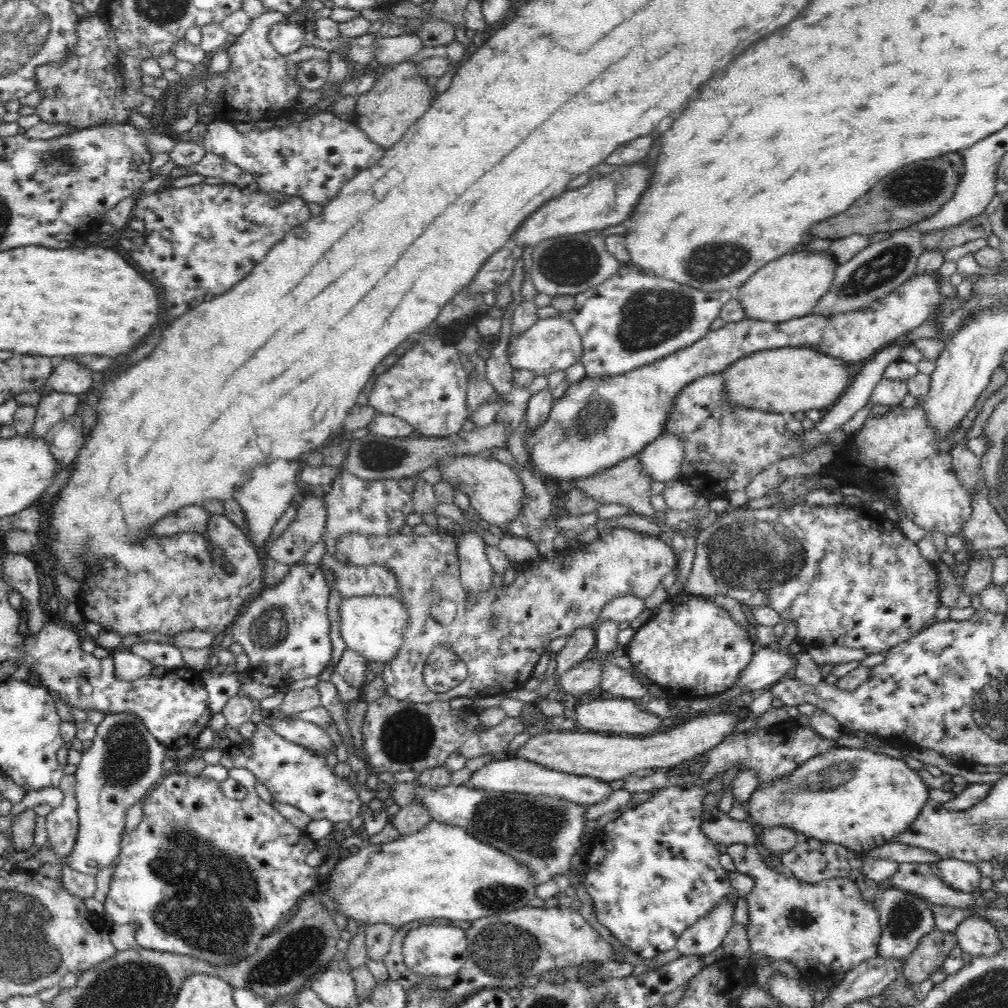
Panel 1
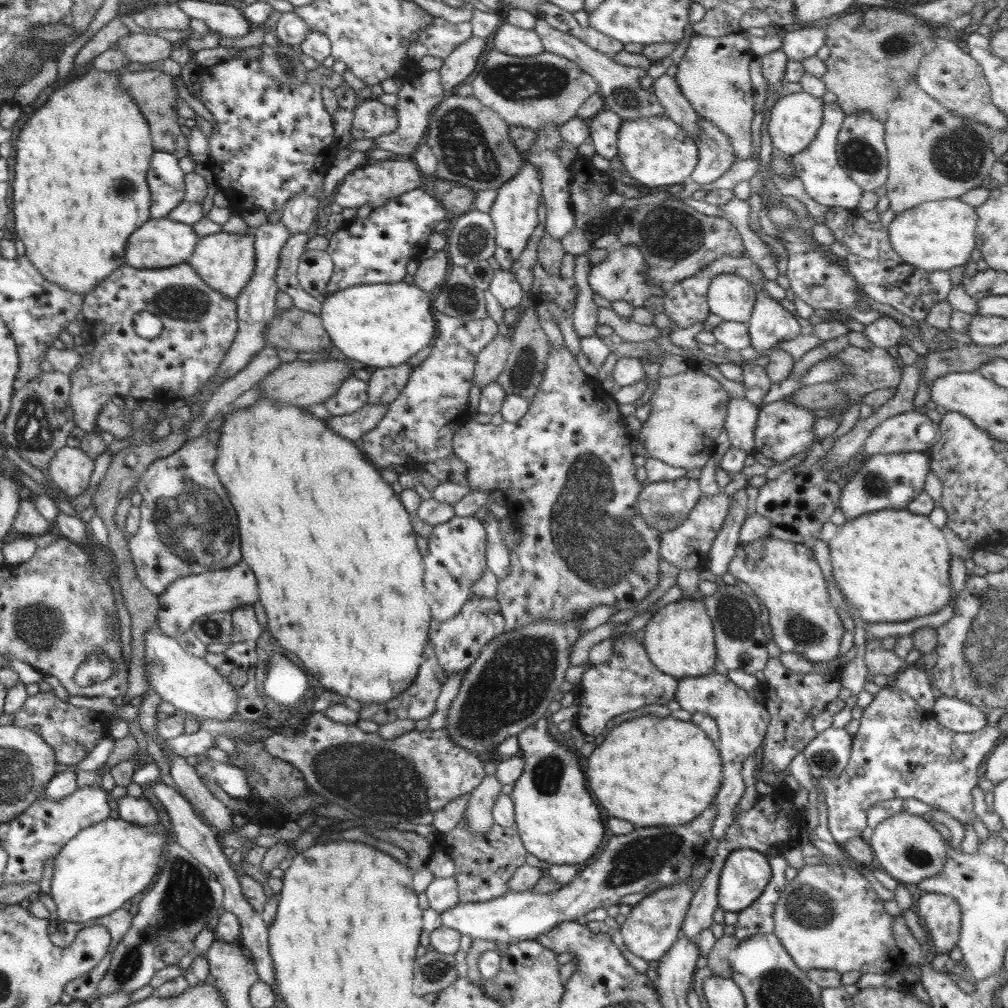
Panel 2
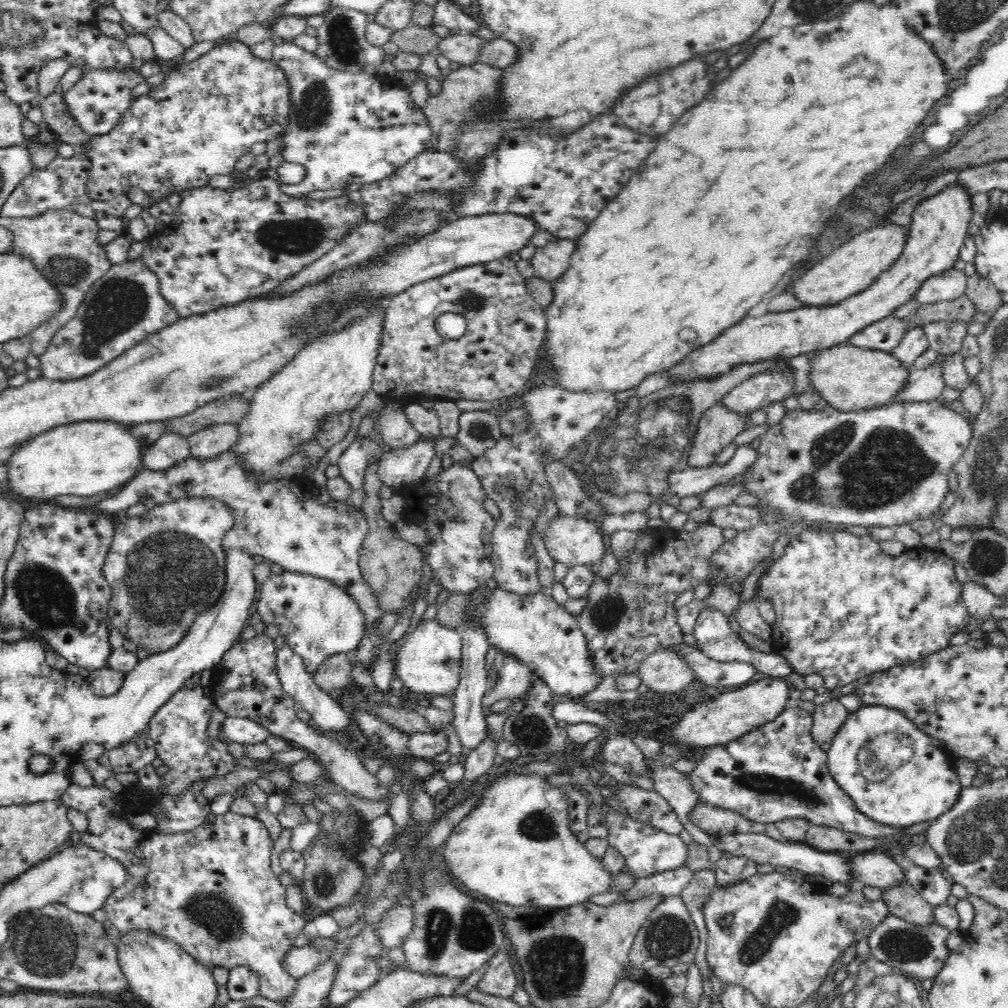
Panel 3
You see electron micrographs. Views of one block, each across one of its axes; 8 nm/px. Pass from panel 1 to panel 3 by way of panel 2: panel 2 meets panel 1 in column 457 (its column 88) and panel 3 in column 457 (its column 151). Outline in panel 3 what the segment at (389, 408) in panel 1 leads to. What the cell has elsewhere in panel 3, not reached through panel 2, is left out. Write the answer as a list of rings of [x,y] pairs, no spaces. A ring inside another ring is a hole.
[[[510,257],[501,258],[493,262],[481,263],[473,266],[466,266],[448,274],[440,275],[436,278],[428,279],[424,282],[416,283],[414,286],[408,287],[404,292],[393,296],[388,300],[385,315],[383,318],[383,329],[380,337],[379,349],[377,350],[376,364],[373,370],[373,388],[378,395],[385,399],[399,401],[401,404],[421,403],[425,399],[441,399],[445,401],[456,402],[457,400],[498,400],[514,396],[526,390],[528,379],[534,372],[534,362],[538,360],[538,350],[542,348],[546,341],[547,330],[546,313],[544,307],[538,304],[532,295],[528,293],[525,278],[519,273],[516,263],[510,260]],[[445,312],[456,312],[462,314],[466,319],[466,332],[460,338],[454,340],[440,336],[436,330],[436,319]]]

